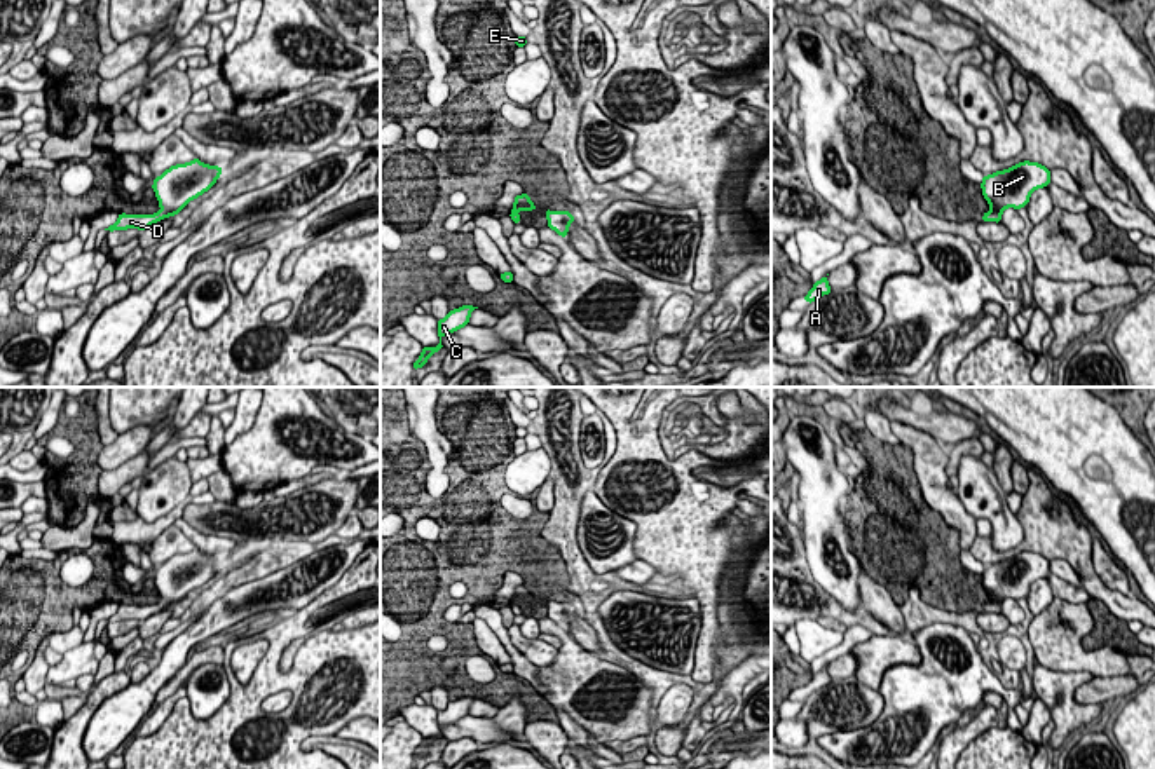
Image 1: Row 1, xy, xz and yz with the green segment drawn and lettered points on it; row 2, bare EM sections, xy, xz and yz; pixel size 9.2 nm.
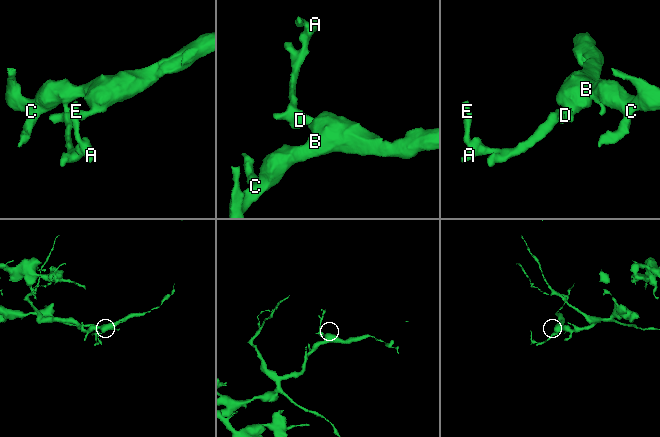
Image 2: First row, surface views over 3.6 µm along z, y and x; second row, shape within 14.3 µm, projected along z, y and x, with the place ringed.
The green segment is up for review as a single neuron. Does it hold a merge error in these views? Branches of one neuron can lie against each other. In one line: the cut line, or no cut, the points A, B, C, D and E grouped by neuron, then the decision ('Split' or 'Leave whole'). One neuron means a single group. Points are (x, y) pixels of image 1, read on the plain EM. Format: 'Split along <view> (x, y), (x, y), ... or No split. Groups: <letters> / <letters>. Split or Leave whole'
No split. Groups: A B C D E. Leave whole

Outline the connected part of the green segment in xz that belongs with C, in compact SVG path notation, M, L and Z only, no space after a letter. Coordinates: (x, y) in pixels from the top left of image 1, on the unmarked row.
M462 696L455 701L448 701L447 708L445 710L438 710L438 727L440 727L440 734L436 738L424 738L422 743L419 745L419 752L413 752L413 762L417 759L422 759L427 750L438 743L440 739L443 739L445 736L441 734L441 729L445 725L450 725L461 718L464 718L466 715L469 715L469 706L471 703L478 699L475 696Z

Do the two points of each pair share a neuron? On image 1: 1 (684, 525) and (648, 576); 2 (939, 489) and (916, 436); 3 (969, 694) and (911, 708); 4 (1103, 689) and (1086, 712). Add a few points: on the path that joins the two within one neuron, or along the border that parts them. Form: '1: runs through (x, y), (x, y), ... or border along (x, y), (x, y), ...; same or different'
1: border along (637, 558), (655, 569), (656, 579); different
2: runs through (932, 476), (930, 457), (925, 449); same
3: runs through (955, 694), (932, 694), (925, 698); same
4: border along (1073, 691), (1079, 703), (1108, 707); different

